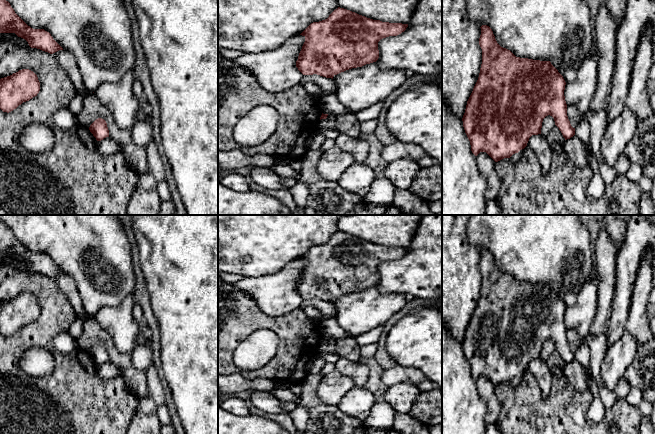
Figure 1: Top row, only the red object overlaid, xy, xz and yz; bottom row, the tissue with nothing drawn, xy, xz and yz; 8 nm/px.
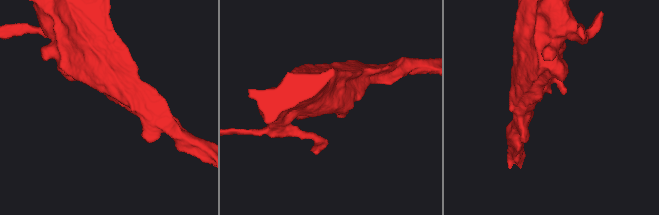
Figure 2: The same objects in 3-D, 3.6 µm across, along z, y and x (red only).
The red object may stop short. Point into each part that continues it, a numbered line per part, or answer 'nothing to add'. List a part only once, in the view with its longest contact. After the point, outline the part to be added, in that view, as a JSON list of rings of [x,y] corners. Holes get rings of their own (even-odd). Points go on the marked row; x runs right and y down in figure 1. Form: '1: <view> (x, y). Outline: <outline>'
nothing to add

